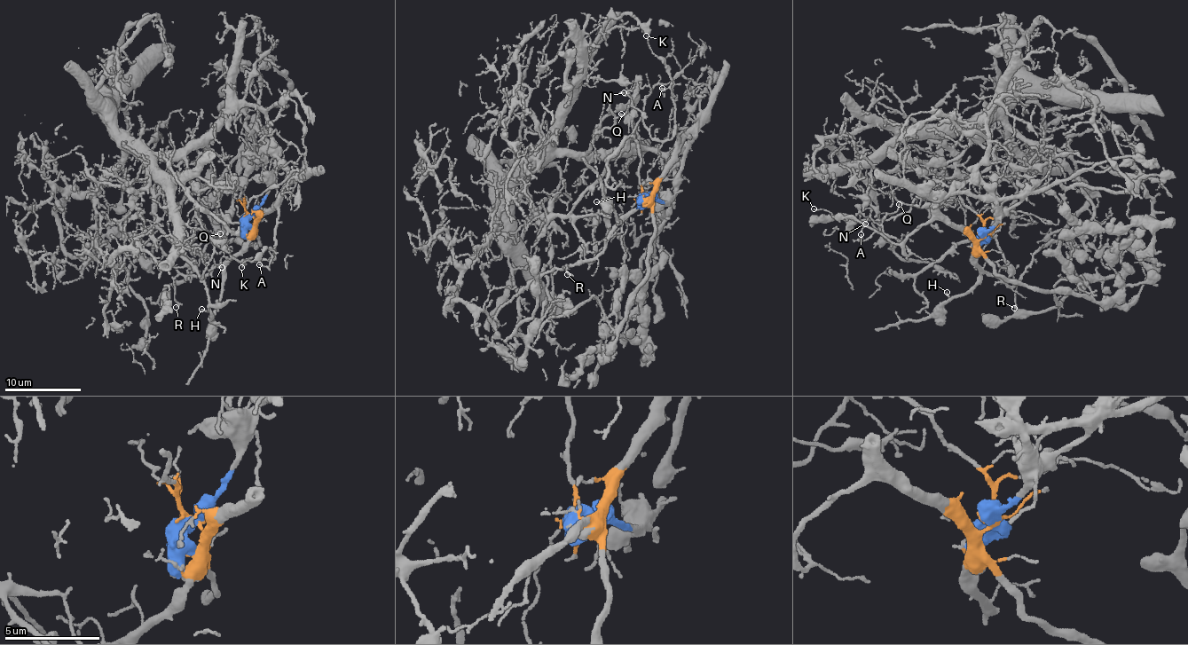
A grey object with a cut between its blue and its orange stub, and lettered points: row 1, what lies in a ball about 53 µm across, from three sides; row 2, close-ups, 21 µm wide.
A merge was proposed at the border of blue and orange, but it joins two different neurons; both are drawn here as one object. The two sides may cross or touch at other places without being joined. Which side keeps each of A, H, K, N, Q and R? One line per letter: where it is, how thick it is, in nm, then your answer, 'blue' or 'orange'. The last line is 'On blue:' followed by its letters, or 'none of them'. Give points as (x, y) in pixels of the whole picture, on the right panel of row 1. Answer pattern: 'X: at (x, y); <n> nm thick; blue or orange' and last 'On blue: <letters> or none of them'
A: at (861, 234); 120 nm thick; orange
H: at (947, 292); 120 nm thick; orange
K: at (814, 208); 100 nm thick; orange
N: at (865, 224); 120 nm thick; orange
Q: at (899, 204); 130 nm thick; orange
R: at (1014, 308); 160 nm thick; orange
On blue: none of them

